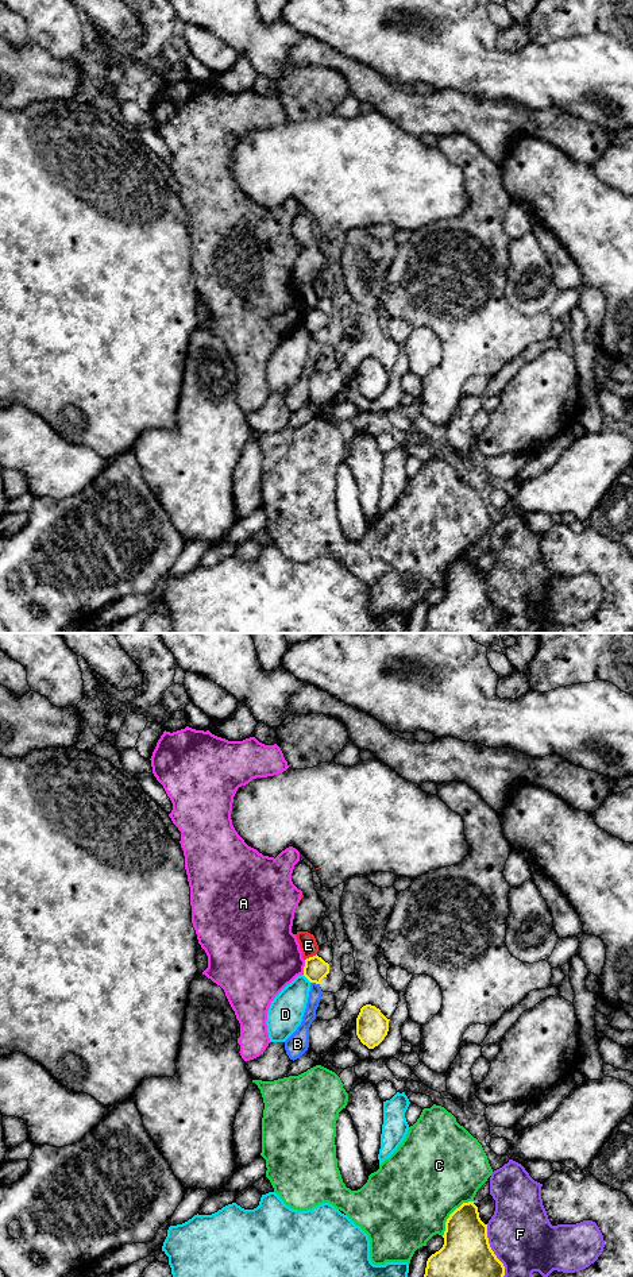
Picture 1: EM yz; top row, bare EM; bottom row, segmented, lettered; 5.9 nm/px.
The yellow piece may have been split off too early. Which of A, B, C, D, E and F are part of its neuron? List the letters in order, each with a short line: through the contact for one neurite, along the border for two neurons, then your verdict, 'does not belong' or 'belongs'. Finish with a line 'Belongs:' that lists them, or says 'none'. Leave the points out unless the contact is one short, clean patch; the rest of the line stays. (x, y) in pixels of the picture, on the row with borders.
A: does not belong
B: line yz (311, 982), (319, 984); does not belong
C: does not belong
D: does not belong
E: line yz (316, 953), (305, 960); does not belong
F: does not belong
Belongs: none

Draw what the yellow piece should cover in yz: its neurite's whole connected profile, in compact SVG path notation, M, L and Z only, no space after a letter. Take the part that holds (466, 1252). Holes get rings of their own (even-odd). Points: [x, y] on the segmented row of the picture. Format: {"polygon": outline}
{"polygon": "M474 1201L463 1203L445 1222L443 1247L426 1261L424 1277L503 1277L505 1266L490 1247Z"}

